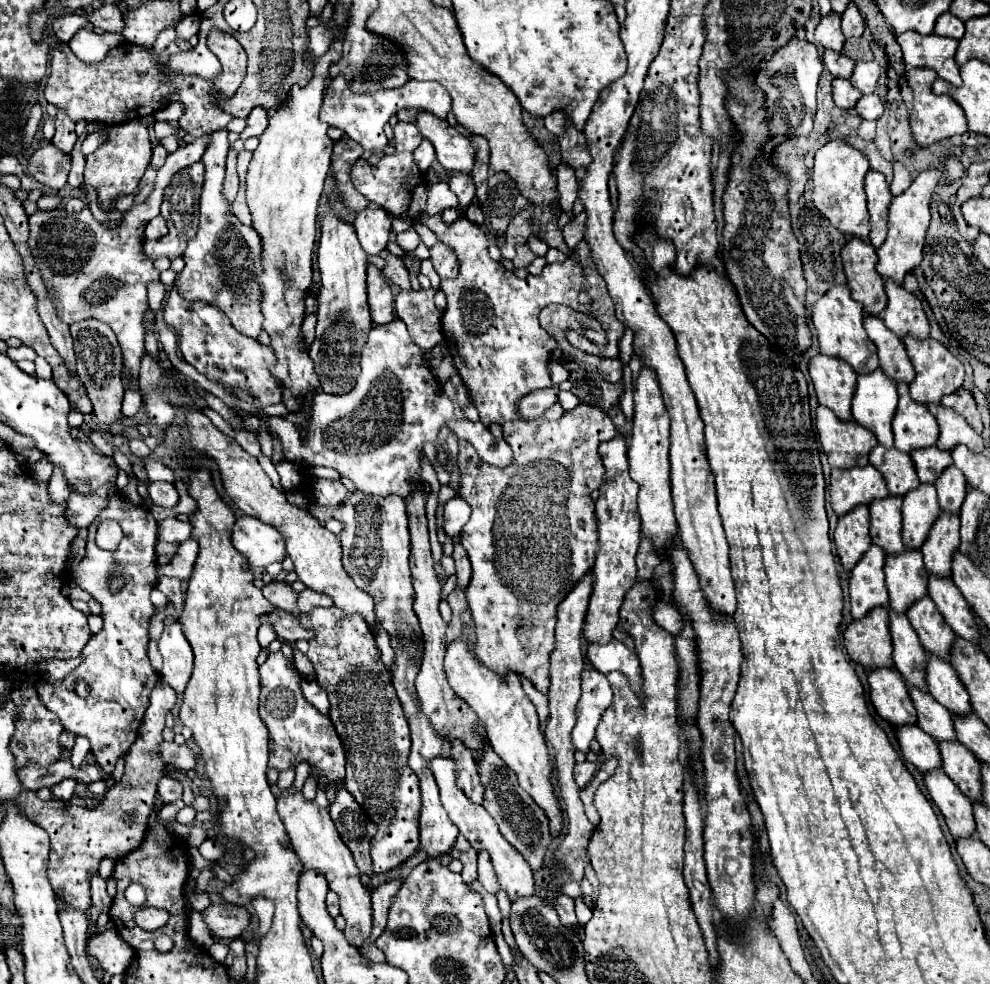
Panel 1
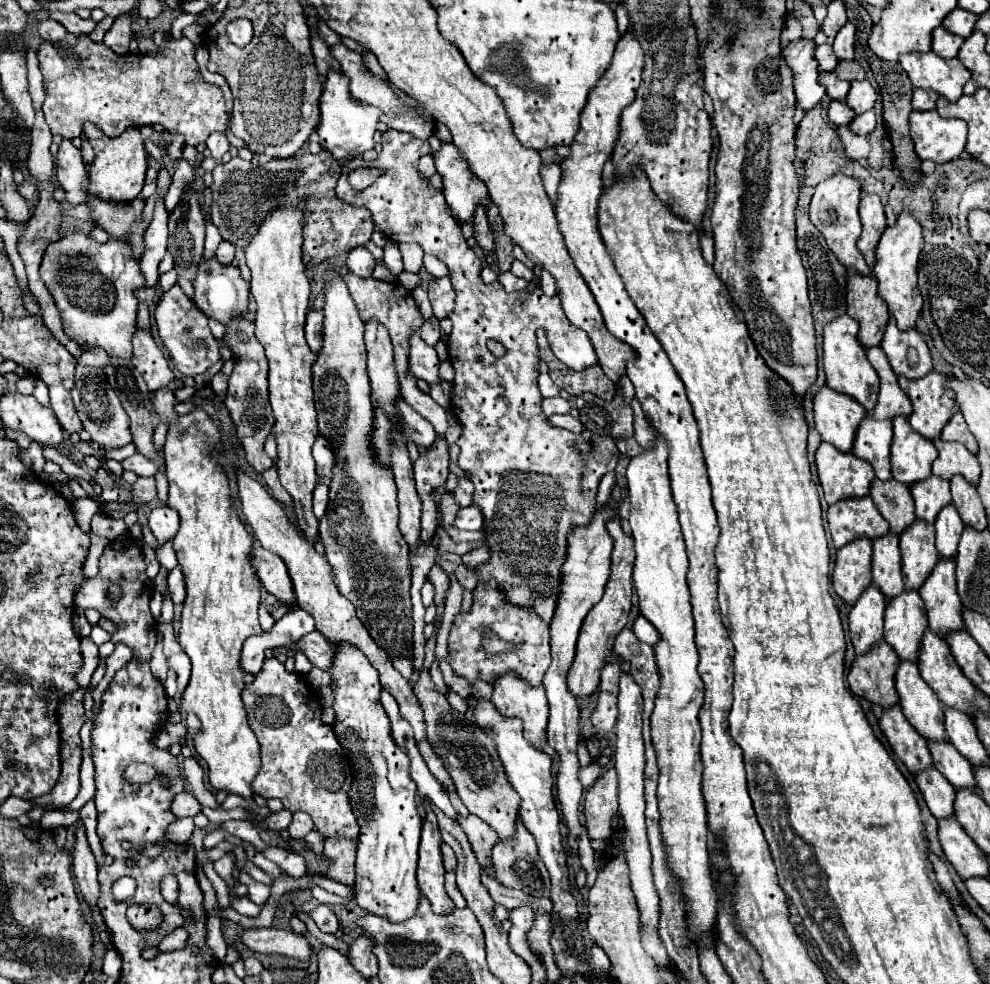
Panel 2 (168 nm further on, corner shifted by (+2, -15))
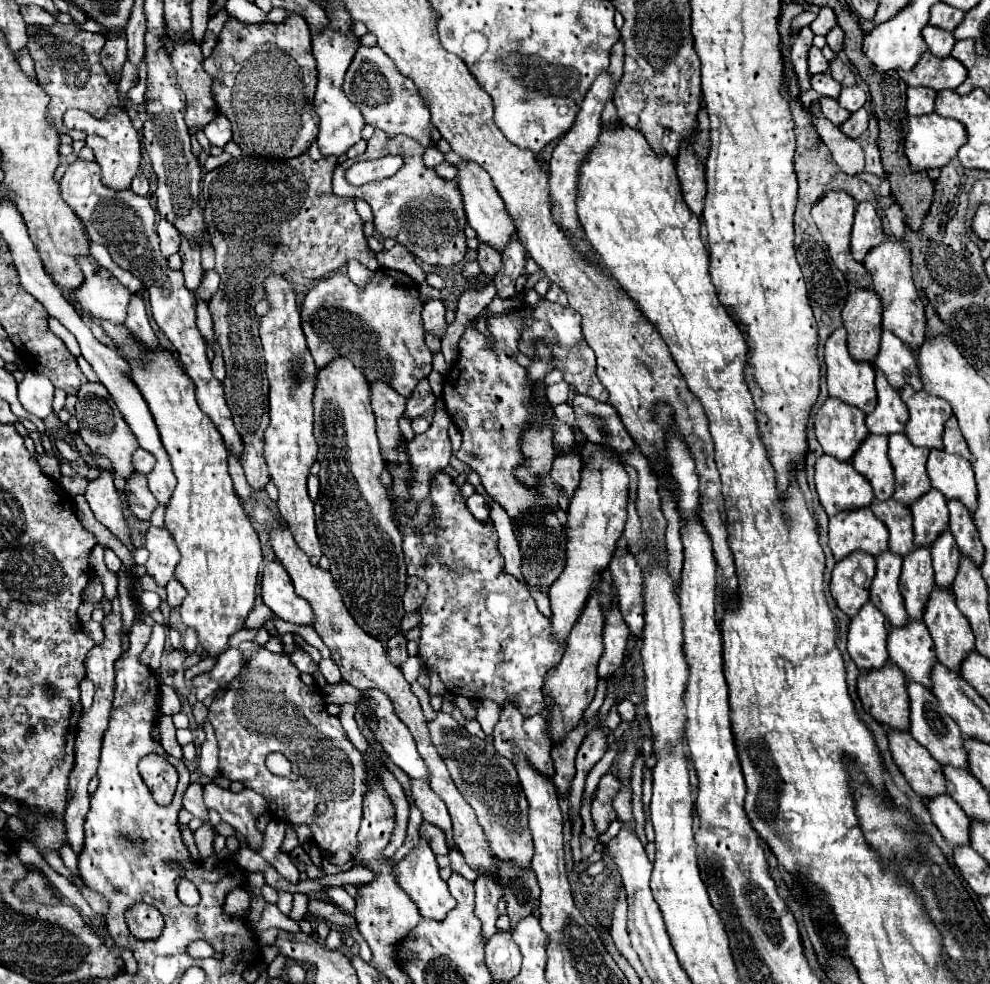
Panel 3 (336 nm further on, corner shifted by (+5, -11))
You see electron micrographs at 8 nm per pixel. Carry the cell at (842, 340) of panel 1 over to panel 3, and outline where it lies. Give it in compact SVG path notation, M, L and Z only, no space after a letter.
M839 327L835 329L827 343L825 343L825 365L827 365L827 387L829 395L837 397L845 403L851 403L859 407L863 413L871 413L877 403L877 393L875 393L875 371L869 363L855 361L849 351L847 351L847 329Z

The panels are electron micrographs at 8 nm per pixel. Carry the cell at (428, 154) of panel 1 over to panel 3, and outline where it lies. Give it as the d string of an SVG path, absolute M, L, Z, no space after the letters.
M431 147L431 149L425 149L425 153L423 153L423 163L427 165L427 167L435 167L435 165L439 165L439 163L443 163L443 153L437 149L437 147Z

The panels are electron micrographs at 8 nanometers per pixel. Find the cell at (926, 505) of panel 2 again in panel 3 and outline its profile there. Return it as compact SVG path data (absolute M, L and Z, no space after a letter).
M931 487L931 491L927 491L917 501L913 501L911 513L915 527L915 543L927 543L927 547L949 525L947 499L939 495L935 487Z

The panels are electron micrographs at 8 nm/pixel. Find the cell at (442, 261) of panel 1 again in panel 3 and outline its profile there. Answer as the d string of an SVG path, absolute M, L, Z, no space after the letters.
M433 299L433 301L427 301L427 303L425 303L425 307L423 307L423 325L425 325L425 331L443 337L445 327L447 327L443 301Z

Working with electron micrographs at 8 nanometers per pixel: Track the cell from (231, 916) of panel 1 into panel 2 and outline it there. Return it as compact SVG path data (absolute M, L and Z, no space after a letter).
M262 927L248 929L242 933L242 941L250 951L266 953L266 955L284 955L288 959L310 961L314 949L304 935L296 935L290 929L278 927Z

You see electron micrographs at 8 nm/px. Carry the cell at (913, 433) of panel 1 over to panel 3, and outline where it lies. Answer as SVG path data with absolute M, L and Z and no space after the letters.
M893 433L889 437L889 461L895 471L895 499L903 505L911 505L917 497L931 489L929 475L925 471L929 449L915 447L905 433Z

